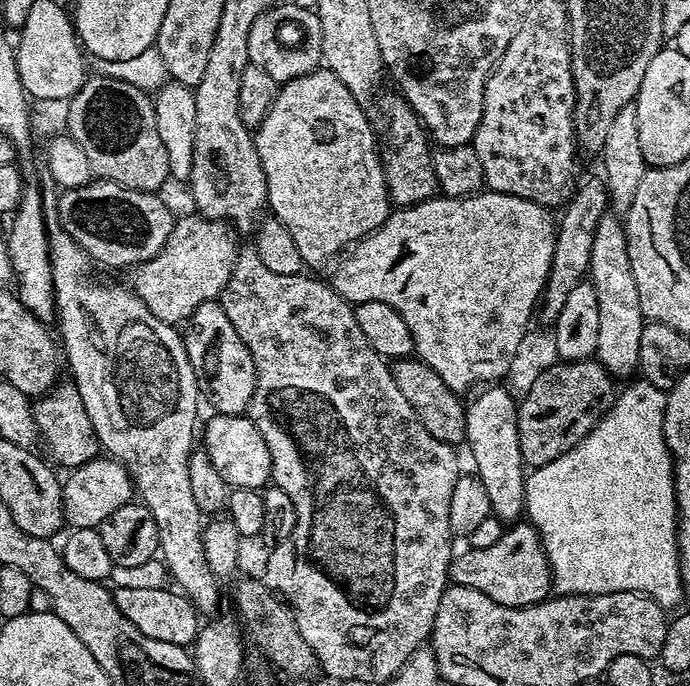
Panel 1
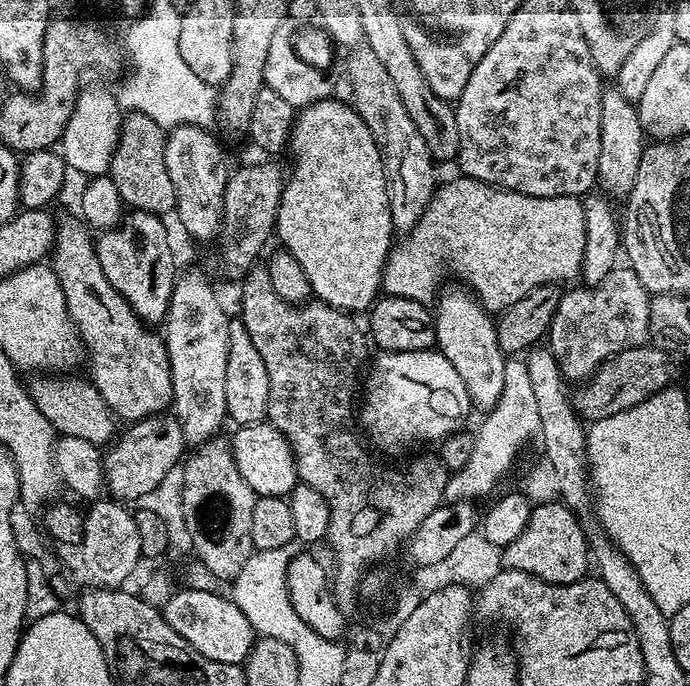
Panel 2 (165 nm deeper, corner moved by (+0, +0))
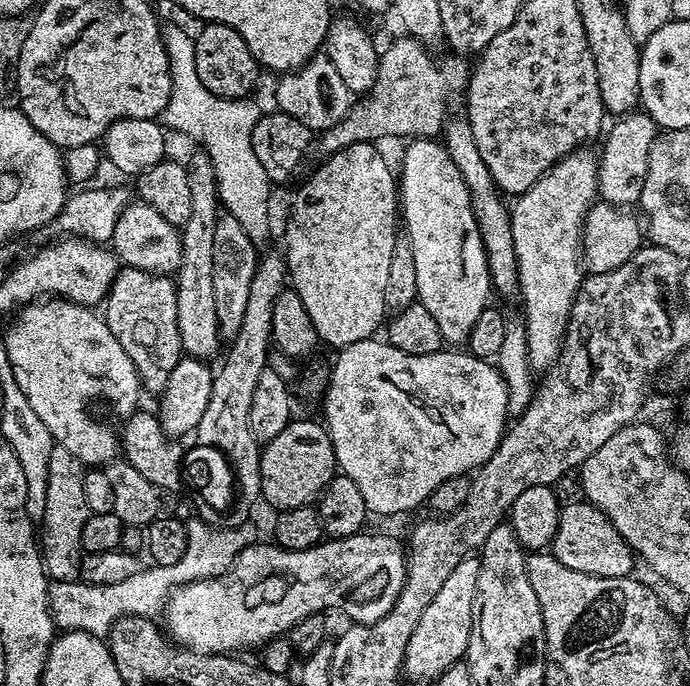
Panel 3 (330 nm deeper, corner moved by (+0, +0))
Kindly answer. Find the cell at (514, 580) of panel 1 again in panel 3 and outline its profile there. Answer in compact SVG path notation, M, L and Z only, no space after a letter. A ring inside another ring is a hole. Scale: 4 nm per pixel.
M587 502L579 503L565 503L561 507L556 537L550 545L552 556L558 558L562 566L570 566L570 570L579 570L582 574L594 574L602 578L632 576L632 547L624 541L622 534L618 534L618 530L614 530L610 518L606 518L602 510Z

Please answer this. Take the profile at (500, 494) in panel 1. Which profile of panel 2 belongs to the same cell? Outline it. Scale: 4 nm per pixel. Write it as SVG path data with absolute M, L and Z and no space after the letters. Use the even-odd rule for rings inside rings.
M463 287L460 288L452 288L448 293L445 291L435 305L435 347L448 359L450 366L458 370L462 382L466 382L466 390L473 405L477 409L489 410L494 408L499 395L502 394L506 353L498 346L496 320L480 305L475 296L469 294Z

